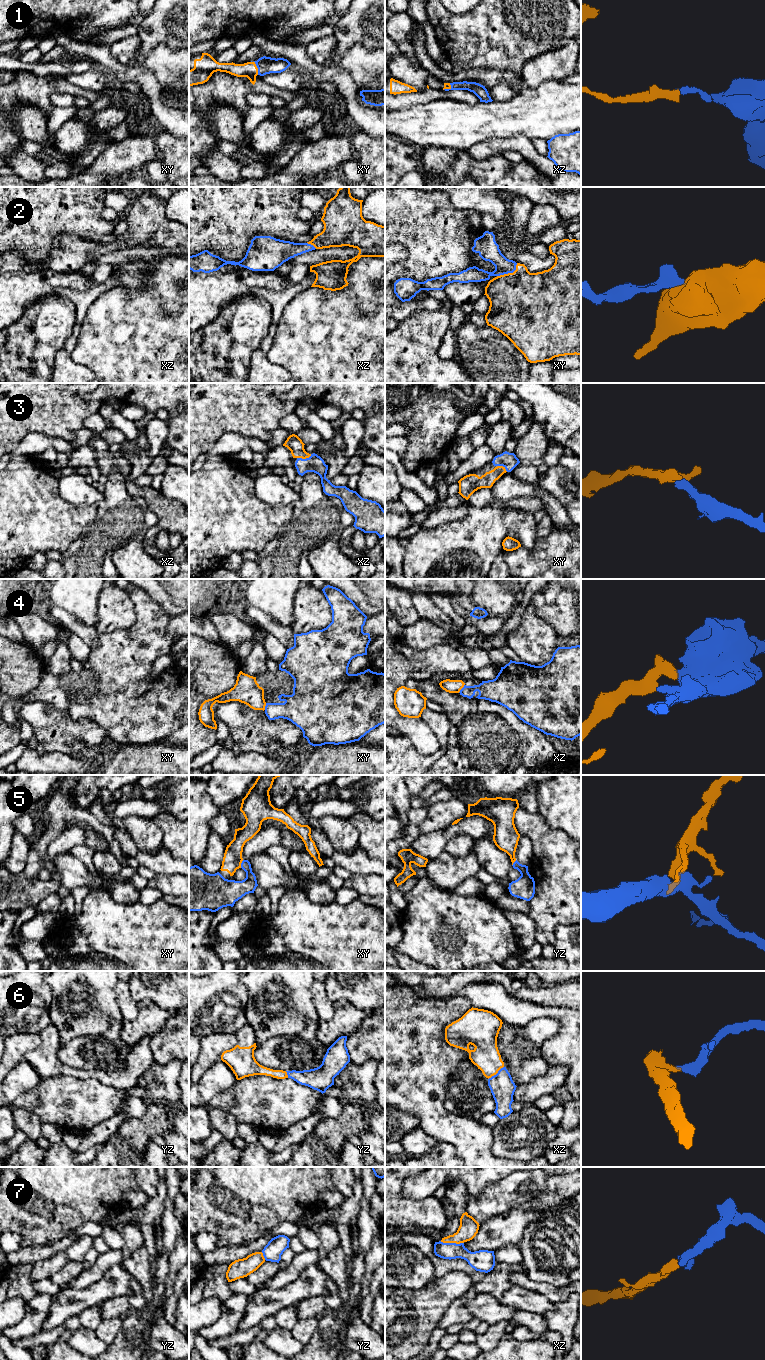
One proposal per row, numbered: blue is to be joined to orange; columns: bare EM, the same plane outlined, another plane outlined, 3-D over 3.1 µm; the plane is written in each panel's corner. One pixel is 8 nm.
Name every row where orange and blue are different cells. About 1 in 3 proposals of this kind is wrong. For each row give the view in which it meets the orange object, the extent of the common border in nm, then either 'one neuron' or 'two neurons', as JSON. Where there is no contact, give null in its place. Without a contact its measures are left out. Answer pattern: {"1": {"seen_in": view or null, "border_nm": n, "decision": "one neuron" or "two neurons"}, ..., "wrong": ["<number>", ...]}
{"1": {"seen_in": "xy", "border_nm": 120, "decision": "one neuron"}, "2": {"seen_in": "xy", "border_nm": 200, "decision": "one neuron"}, "3": {"seen_in": "xz", "border_nm": 120, "decision": "one neuron"}, "4": {"seen_in": "xz", "border_nm": 90, "decision": "two neurons"}, "5": {"seen_in": "xy", "border_nm": 70, "decision": "one neuron"}, "6": {"seen_in": "xz", "border_nm": 170, "decision": "one neuron"}, "7": {"seen_in": "xz", "border_nm": 190, "decision": "one neuron"}, "wrong": ["4"]}

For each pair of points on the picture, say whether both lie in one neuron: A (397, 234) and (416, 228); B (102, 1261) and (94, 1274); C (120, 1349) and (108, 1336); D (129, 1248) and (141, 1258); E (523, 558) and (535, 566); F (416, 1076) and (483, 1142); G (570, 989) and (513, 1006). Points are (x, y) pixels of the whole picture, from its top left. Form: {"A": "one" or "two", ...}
{"A": "one", "B": "one", "C": "two", "D": "two", "E": "one", "F": "one", "G": "two"}

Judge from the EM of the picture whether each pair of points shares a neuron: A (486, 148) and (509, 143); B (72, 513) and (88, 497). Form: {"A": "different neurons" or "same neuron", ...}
{"A": "same neuron", "B": "different neurons"}

